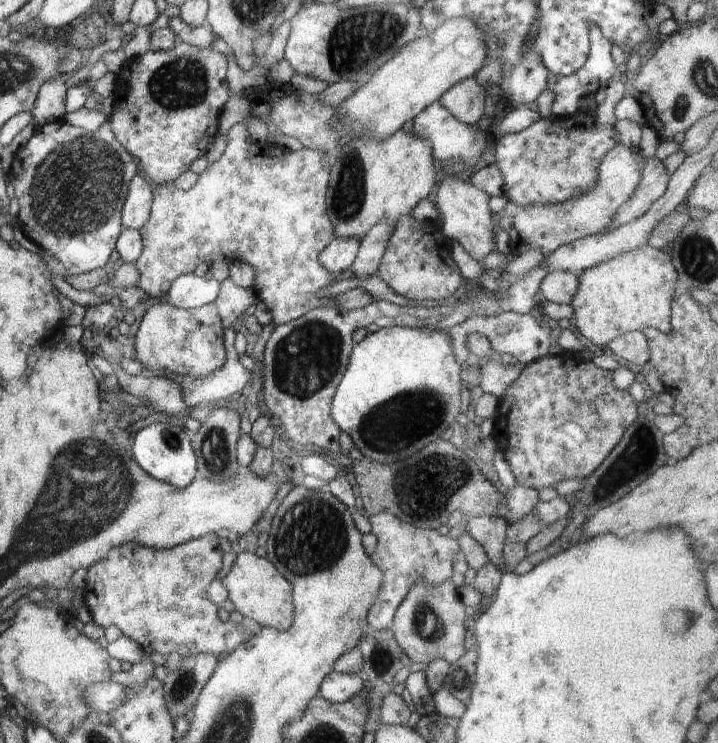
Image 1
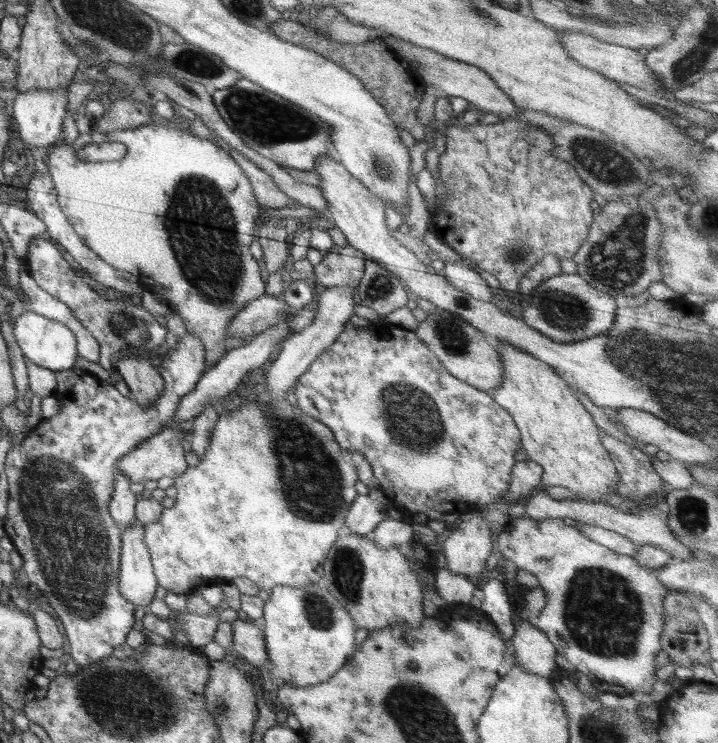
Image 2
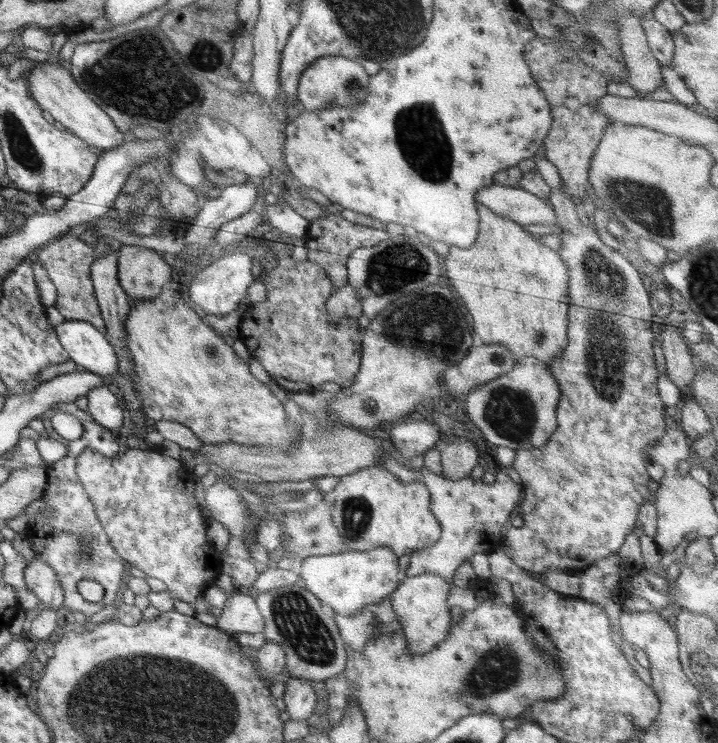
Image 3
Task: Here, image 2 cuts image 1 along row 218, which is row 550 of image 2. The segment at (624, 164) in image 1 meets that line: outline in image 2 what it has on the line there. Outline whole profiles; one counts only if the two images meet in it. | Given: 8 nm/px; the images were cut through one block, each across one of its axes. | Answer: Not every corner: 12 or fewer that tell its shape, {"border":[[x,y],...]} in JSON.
{"border":[[511,518],[496,554],[598,691],[650,693],[669,590],[564,518]]}

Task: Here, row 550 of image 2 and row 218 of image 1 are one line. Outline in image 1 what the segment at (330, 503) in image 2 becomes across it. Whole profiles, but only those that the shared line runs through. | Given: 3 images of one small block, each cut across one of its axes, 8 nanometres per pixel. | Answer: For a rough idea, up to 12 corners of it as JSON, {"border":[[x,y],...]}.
{"border":[[227,134],[153,188],[137,286],[254,267],[271,323],[332,306],[331,154]]}

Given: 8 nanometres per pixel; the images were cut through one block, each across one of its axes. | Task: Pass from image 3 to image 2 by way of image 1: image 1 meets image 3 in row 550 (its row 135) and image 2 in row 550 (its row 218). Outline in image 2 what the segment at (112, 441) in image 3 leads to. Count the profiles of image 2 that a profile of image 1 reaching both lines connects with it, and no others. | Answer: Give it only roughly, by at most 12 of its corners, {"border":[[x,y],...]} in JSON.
{"border":[[76,366],[6,455],[4,530],[86,668],[124,644],[118,462],[207,369],[140,407]]}

